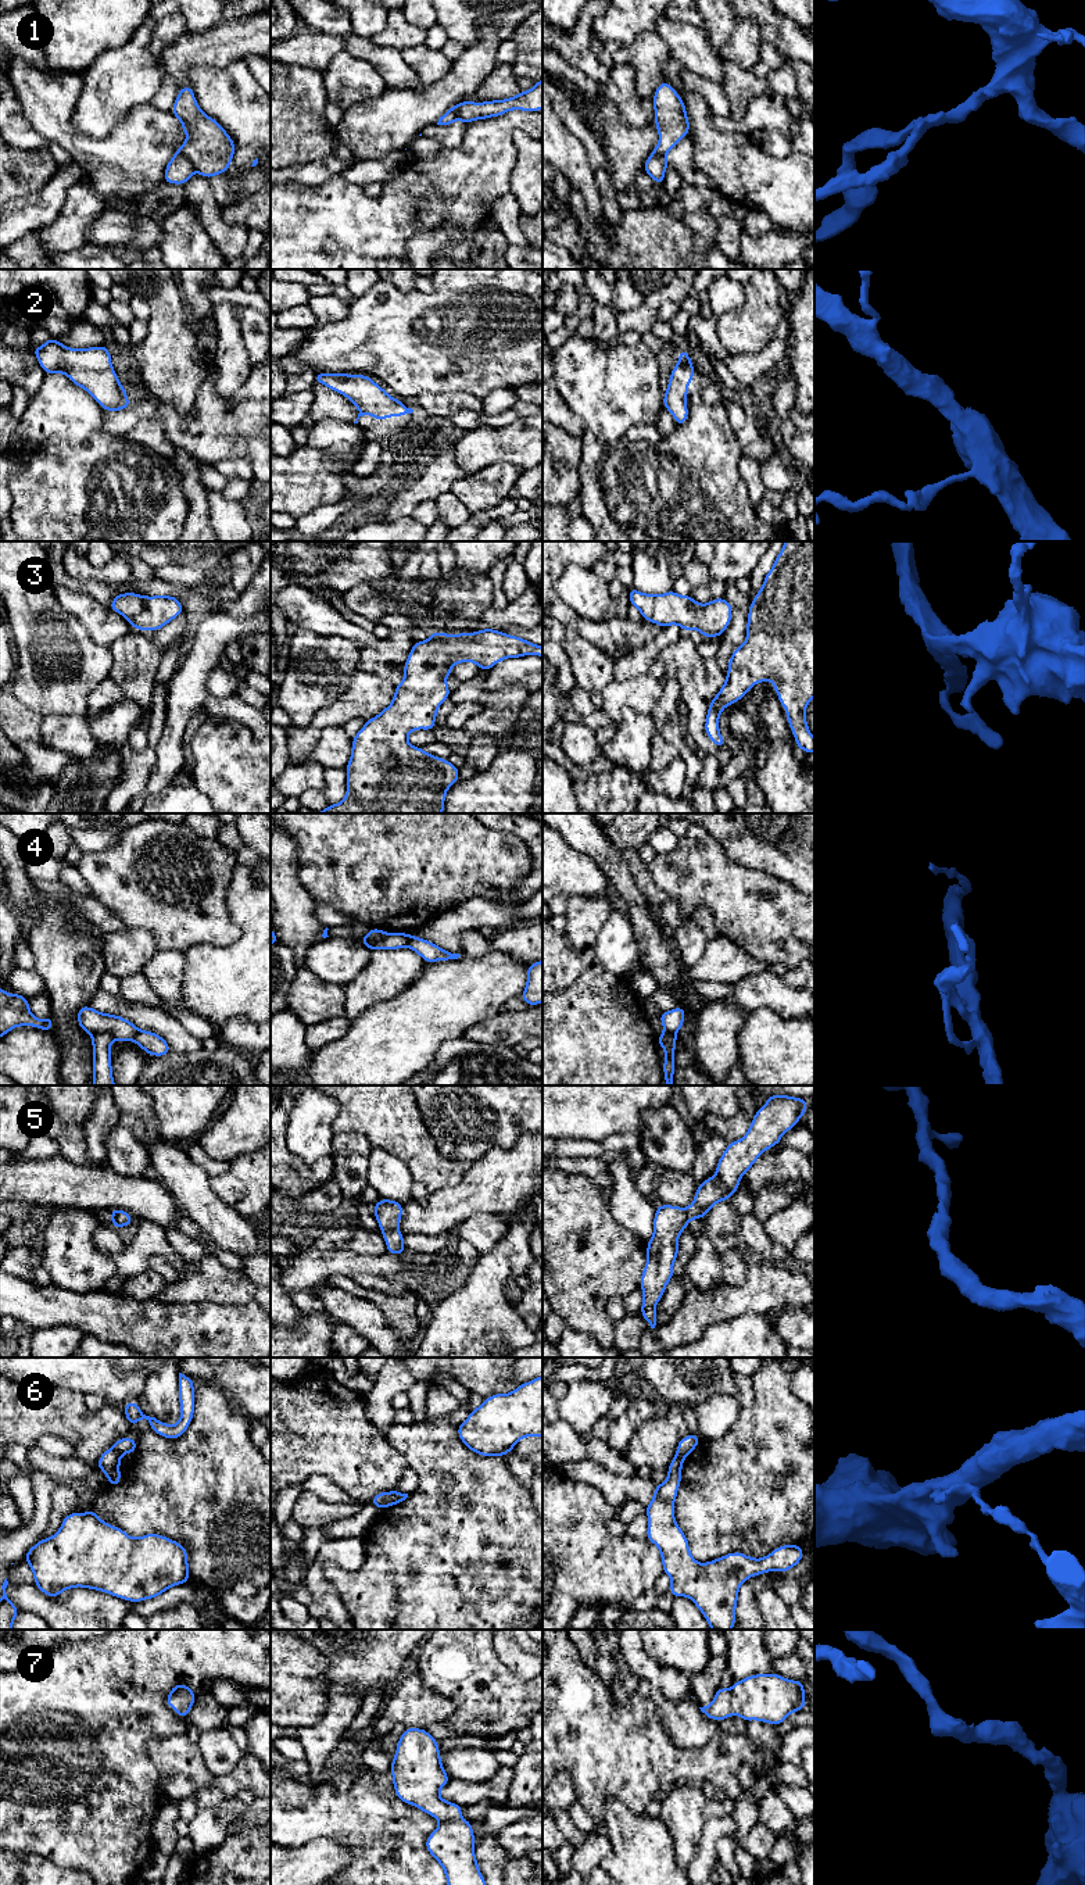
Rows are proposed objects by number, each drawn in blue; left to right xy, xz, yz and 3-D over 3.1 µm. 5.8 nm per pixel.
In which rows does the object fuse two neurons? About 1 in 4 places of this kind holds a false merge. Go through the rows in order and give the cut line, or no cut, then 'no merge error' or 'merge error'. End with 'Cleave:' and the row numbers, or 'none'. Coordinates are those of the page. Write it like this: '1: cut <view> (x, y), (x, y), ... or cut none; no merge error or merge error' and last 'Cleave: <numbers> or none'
1: cut xy (178, 150), (190, 161), (196, 171); merge error
2: cut none; no merge error
3: cut none; no merge error
4: cut xz (386, 933), (375, 941), (368, 941), (364, 937); merge error
5: cut none; no merge error
6: cut xz (387, 1492), (379, 1508); merge error
7: cut none; no merge error
Cleave: 1, 4, 6

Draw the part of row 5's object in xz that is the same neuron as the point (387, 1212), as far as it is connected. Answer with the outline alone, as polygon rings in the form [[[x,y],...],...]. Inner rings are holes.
[[[382,1198],[376,1205],[373,1205],[373,1212],[377,1224],[382,1228],[387,1252],[391,1255],[404,1253],[404,1234],[397,1230],[402,1216],[402,1202]]]

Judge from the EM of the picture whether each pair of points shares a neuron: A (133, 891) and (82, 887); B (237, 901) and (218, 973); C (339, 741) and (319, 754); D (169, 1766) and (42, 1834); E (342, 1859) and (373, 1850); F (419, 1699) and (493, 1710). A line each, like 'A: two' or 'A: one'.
A: two
B: one
C: one
D: two
E: two
F: two

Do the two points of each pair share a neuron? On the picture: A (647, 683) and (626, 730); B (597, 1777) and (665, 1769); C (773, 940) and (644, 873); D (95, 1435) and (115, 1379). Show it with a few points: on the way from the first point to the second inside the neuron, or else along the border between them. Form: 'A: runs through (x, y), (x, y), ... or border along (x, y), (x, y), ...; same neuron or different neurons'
A: border along (650, 715), (626, 708), (622, 719), (615, 725); different neurons
B: runs through (613, 1769), (648, 1769); same neuron
C: border along (647, 865), (651, 877), (668, 898); different neurons
D: border along (107, 1402), (121, 1406); different neurons

